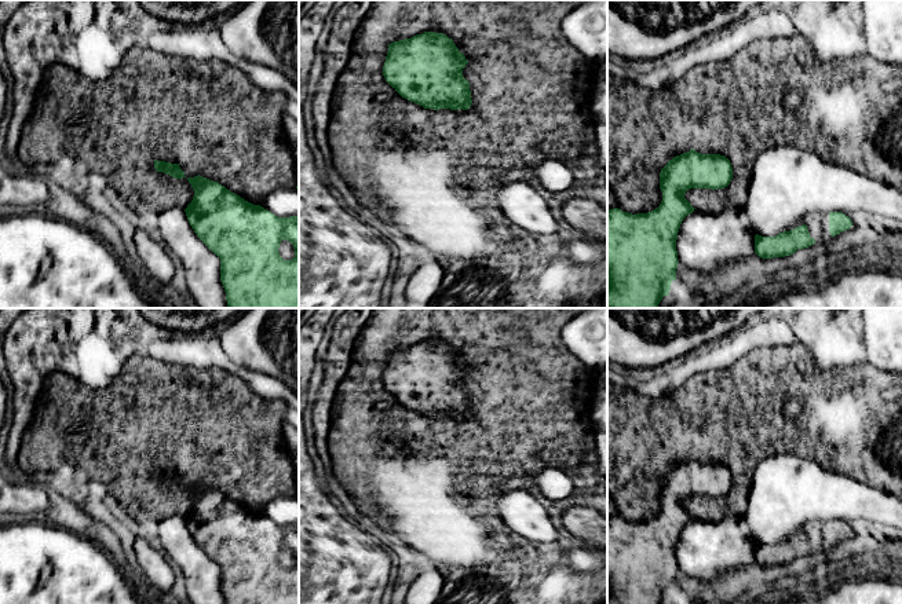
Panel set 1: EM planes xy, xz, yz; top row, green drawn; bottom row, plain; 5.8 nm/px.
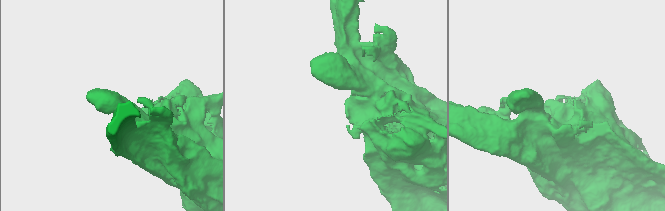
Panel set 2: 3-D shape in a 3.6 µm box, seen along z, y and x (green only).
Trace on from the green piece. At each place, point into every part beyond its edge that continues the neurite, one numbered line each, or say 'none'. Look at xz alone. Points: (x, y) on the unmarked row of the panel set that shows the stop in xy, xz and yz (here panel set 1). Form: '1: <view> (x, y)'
none

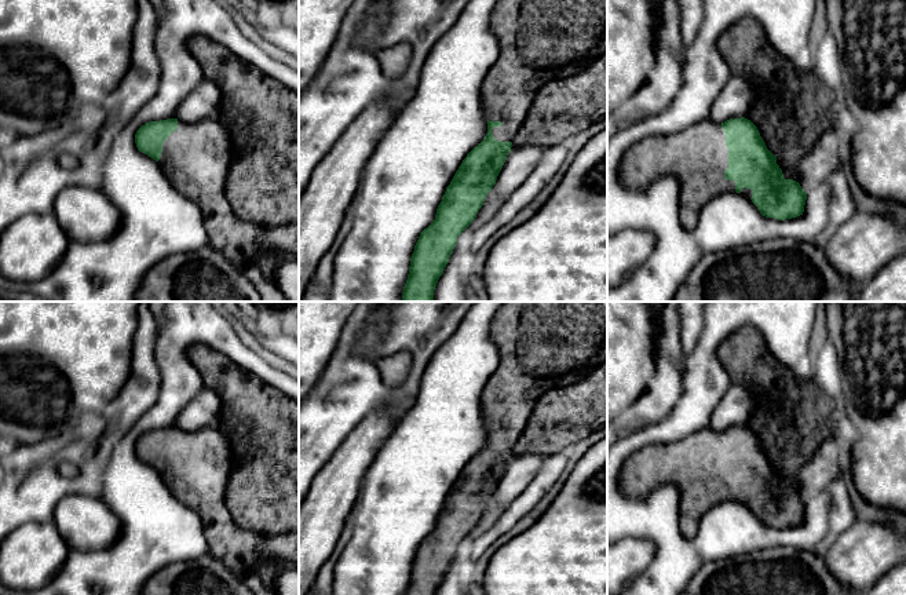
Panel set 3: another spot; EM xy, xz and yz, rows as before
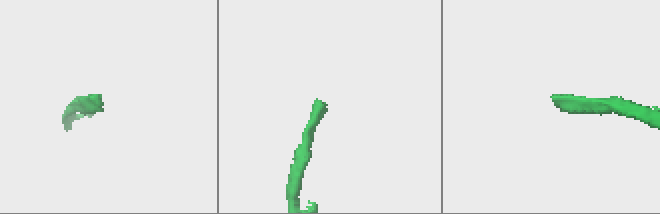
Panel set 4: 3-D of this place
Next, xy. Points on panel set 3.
1: xy (196, 466)

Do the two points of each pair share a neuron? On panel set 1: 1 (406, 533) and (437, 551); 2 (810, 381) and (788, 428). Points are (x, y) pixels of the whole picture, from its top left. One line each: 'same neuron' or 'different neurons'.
1: same neuron
2: same neuron

